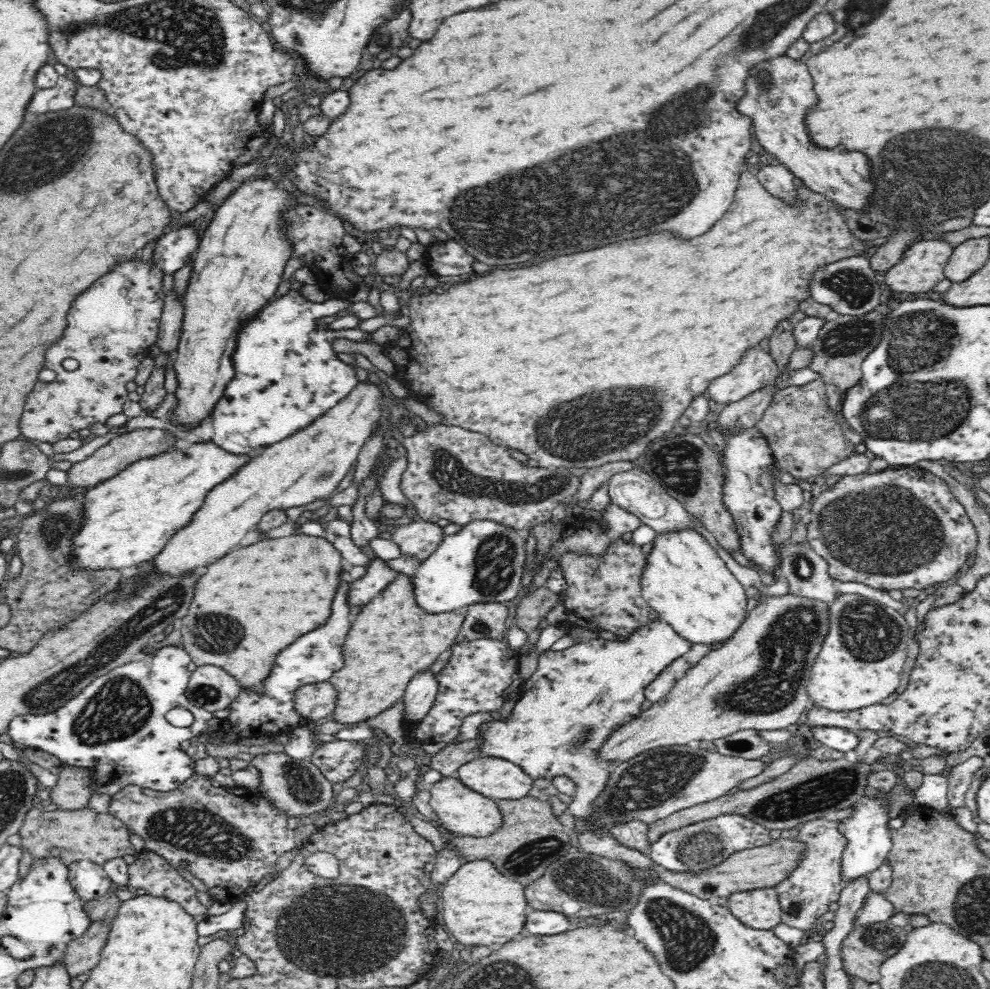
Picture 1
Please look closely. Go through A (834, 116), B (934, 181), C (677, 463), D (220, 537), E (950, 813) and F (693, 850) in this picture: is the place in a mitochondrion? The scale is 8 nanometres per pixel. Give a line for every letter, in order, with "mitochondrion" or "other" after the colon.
A: other
B: mitochondrion
C: mitochondrion
D: other
E: other
F: mitochondrion

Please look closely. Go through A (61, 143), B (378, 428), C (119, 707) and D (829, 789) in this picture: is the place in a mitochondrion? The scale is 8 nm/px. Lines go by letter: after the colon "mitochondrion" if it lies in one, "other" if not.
A: mitochondrion
B: other
C: mitochondrion
D: mitochondrion

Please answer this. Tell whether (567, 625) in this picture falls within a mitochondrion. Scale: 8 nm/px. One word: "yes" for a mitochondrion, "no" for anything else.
no

